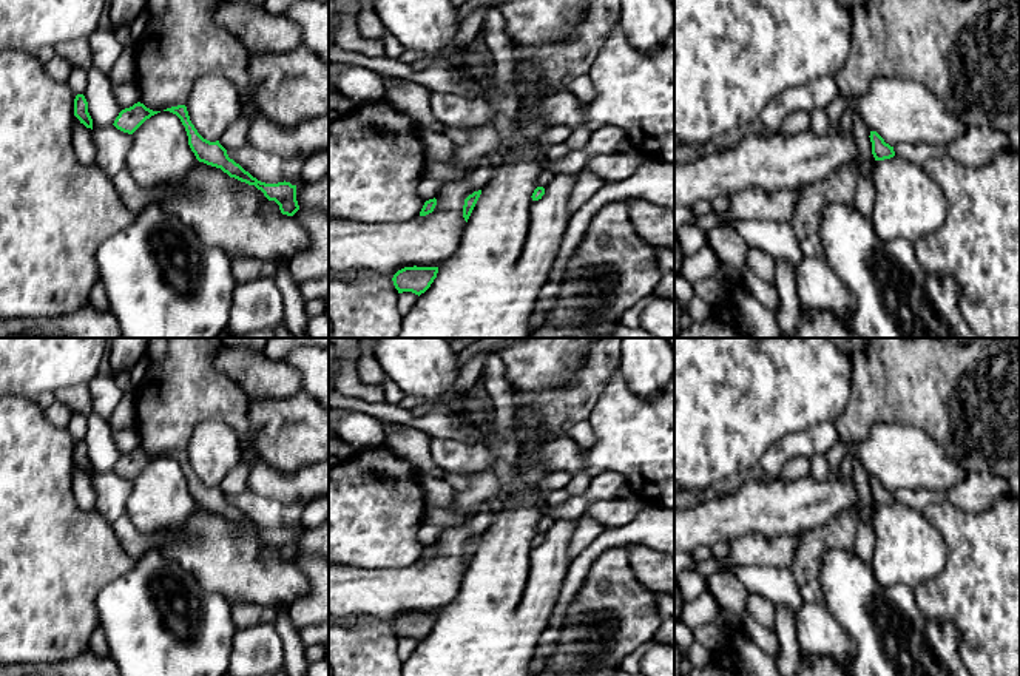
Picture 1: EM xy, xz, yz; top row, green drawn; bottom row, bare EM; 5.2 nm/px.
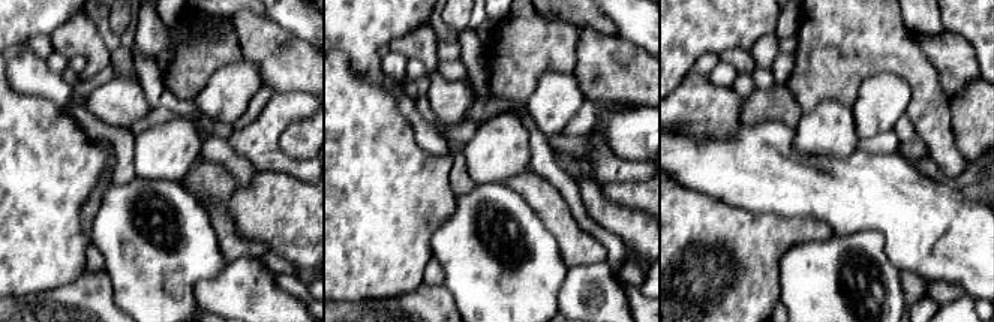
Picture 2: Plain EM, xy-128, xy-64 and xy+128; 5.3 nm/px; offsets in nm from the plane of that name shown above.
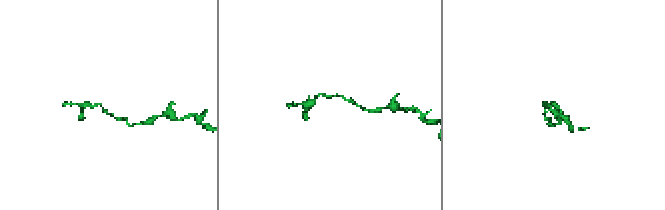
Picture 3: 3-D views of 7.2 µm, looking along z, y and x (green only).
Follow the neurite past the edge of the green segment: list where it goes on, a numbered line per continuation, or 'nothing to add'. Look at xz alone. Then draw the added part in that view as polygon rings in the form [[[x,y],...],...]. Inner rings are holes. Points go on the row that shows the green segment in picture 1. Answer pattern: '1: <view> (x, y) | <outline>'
nothing to add

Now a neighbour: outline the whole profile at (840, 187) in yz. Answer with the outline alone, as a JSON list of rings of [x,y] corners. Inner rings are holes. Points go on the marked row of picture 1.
[[[841,167],[822,182],[801,188],[789,221],[799,241],[818,235],[824,210],[830,204],[853,204],[858,177],[855,167]]]

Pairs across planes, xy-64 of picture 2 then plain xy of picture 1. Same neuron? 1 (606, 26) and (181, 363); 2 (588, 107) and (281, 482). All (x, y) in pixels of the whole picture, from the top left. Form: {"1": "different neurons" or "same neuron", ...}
{"1": "different neurons", "2": "different neurons"}

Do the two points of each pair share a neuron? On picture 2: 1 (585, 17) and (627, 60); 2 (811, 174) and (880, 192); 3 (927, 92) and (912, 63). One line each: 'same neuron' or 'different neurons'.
1: same neuron
2: same neuron
3: same neuron

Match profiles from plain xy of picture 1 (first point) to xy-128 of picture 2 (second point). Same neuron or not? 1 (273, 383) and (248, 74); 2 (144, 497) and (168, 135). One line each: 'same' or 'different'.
1: different
2: same

